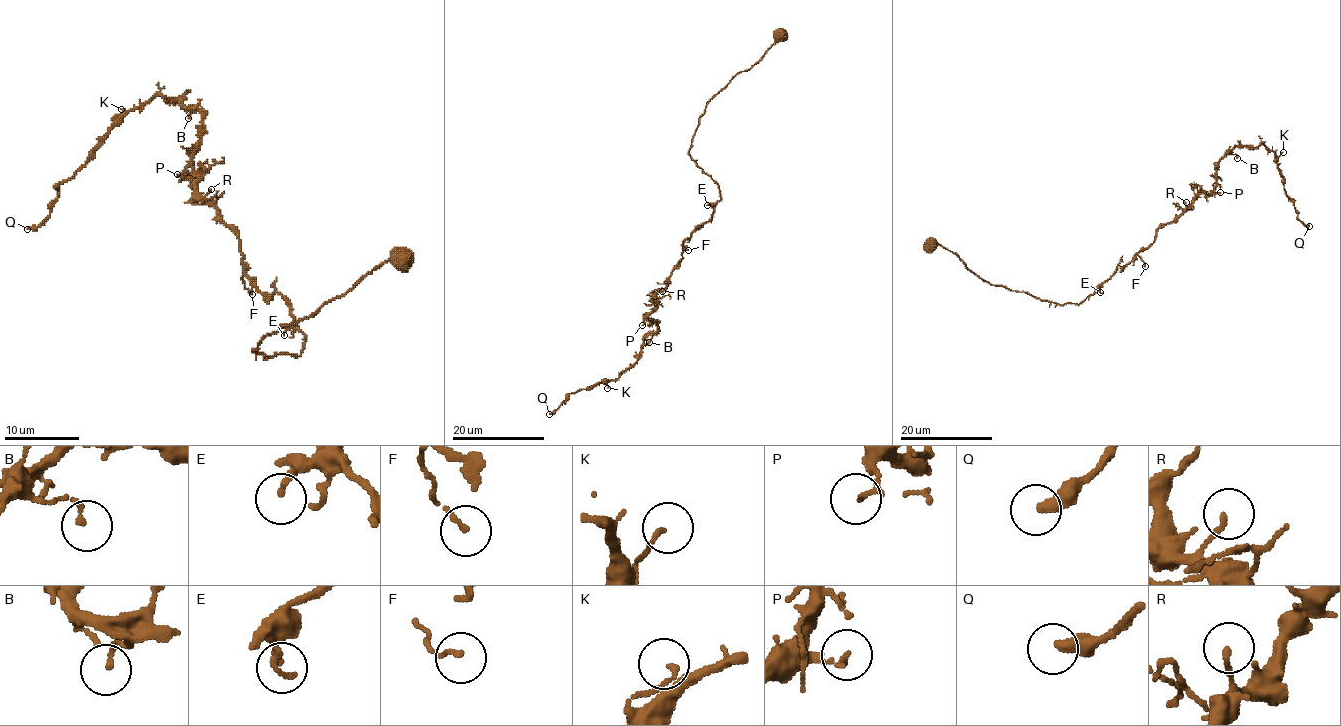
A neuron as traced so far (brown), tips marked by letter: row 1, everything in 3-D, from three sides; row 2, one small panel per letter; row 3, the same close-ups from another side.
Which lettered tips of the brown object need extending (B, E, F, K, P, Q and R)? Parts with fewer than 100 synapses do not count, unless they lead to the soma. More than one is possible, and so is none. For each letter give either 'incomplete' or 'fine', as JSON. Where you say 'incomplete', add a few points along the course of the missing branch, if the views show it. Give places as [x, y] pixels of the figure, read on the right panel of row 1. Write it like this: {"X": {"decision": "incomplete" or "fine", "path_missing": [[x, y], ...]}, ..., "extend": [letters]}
{"B": {"decision": "fine"}, "E": {"decision": "fine"}, "F": {"decision": "fine"}, "K": {"decision": "fine"}, "P": {"decision": "fine"}, "Q": {"decision": "fine"}, "R": {"decision": "fine"}, "extend": []}

